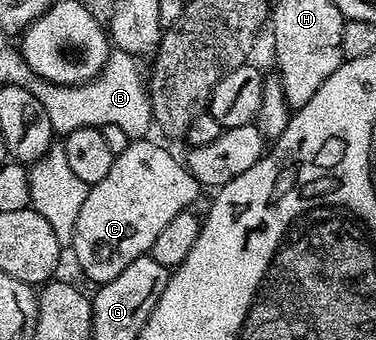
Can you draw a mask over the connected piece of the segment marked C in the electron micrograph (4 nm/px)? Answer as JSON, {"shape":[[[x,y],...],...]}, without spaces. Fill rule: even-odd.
{"shape":[[[153,138],[146,139],[130,139],[127,150],[116,153],[114,165],[108,172],[107,176],[103,178],[98,184],[92,185],[87,194],[87,198],[83,200],[83,210],[79,212],[79,222],[75,224],[75,234],[73,235],[73,242],[71,245],[71,251],[73,256],[77,259],[77,264],[81,267],[81,272],[89,280],[94,280],[94,285],[100,286],[111,282],[111,278],[119,278],[119,274],[123,274],[123,270],[127,270],[127,266],[131,266],[131,262],[135,262],[135,258],[144,256],[149,253],[151,246],[155,242],[155,238],[159,238],[159,234],[162,230],[168,226],[168,224],[174,220],[181,212],[188,212],[194,207],[193,203],[197,200],[197,195],[203,192],[202,185],[198,184],[189,172],[188,167],[184,163],[181,164],[164,148],[161,144],[156,144]]]}

